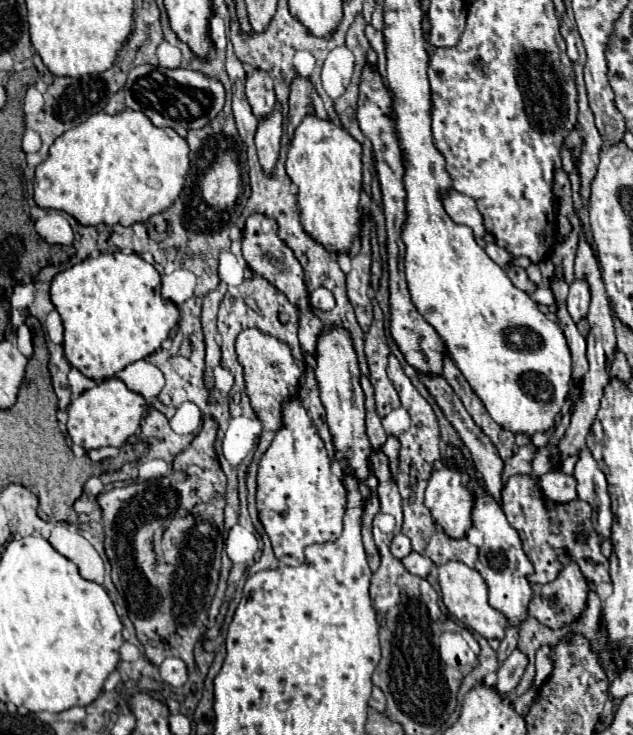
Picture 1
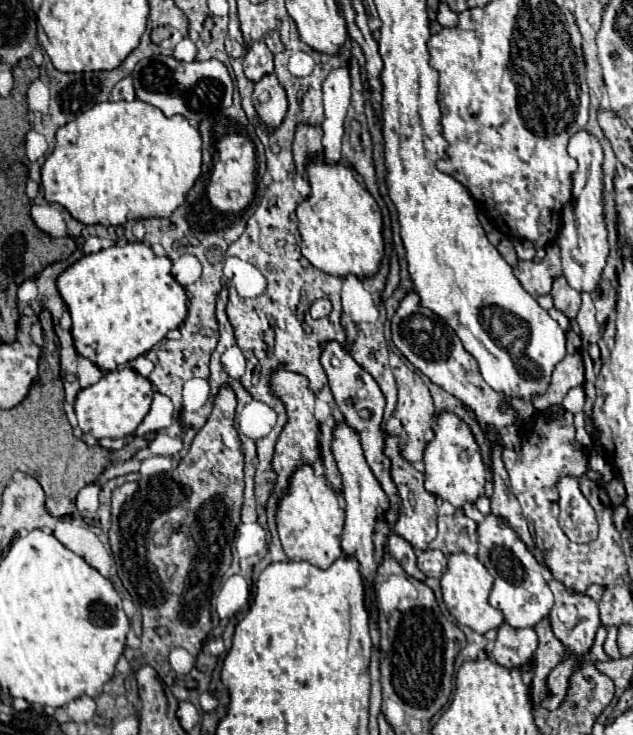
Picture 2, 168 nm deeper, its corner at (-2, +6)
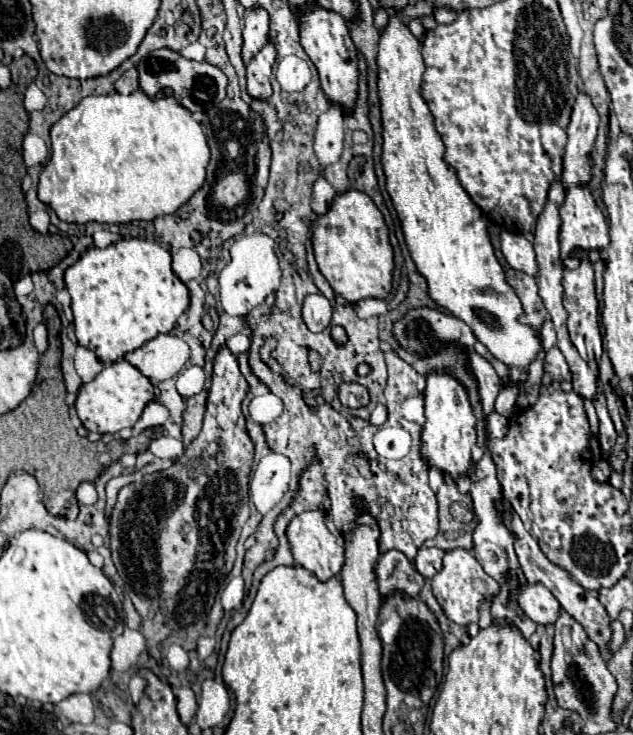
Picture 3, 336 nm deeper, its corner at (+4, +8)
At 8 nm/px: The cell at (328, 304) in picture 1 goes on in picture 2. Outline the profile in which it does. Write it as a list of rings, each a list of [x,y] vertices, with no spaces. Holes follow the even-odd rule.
[[[320,298],[320,300],[316,300],[316,302],[310,306],[310,314],[312,314],[314,318],[324,318],[324,316],[330,314],[330,310],[332,310],[332,304],[330,304],[328,298]]]

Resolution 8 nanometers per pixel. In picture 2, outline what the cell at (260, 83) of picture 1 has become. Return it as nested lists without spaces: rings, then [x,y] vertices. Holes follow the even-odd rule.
[[[252,42],[252,46],[248,48],[246,56],[244,56],[244,74],[248,80],[258,82],[262,76],[272,74],[274,72],[274,64],[272,64],[272,54],[266,48],[264,42]]]

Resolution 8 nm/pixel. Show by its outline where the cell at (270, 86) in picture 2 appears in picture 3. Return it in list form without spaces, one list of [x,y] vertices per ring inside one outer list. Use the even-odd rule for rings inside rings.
[[[268,38],[266,46],[246,64],[248,72],[248,94],[254,98],[266,100],[272,94],[270,76],[272,76],[272,64],[276,60],[276,48],[272,40]]]

